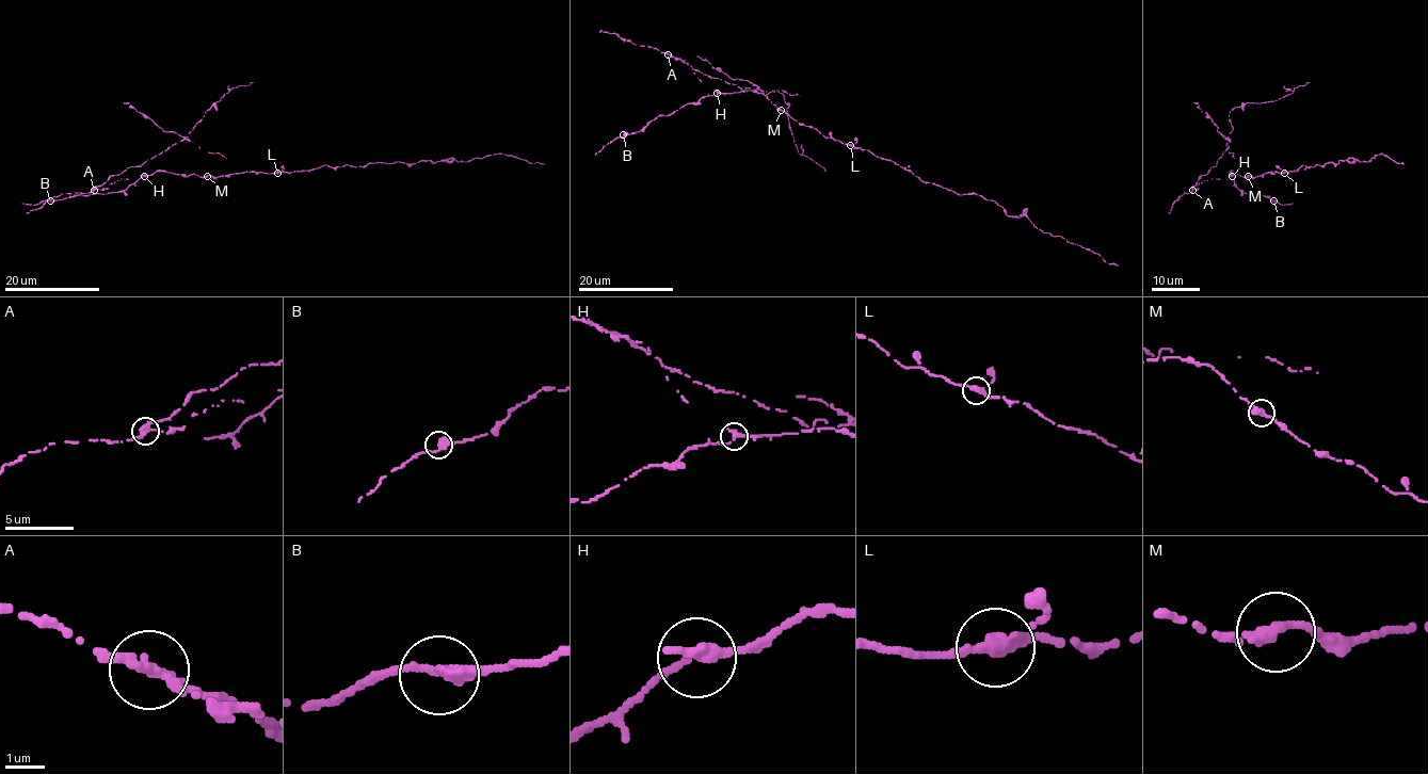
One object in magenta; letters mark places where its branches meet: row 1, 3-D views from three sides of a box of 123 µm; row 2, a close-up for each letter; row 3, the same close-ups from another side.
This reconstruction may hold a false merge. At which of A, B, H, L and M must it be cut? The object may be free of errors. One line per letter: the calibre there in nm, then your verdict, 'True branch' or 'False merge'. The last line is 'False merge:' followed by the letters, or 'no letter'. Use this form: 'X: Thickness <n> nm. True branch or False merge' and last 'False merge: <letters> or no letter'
A: Thickness 280 nm. False merge
B: Thickness 360 nm. True branch
H: Thickness 300 nm. True branch
L: Thickness 280 nm. True branch
M: Thickness 320 nm. True branch
False merge: A

